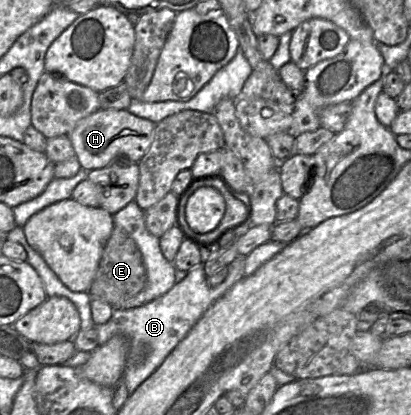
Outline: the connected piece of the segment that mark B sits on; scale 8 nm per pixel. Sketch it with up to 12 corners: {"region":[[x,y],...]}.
{"region":[[245,257],[209,286],[204,264],[164,295],[113,310],[99,345],[128,339],[132,394],[209,306],[245,277]]}

